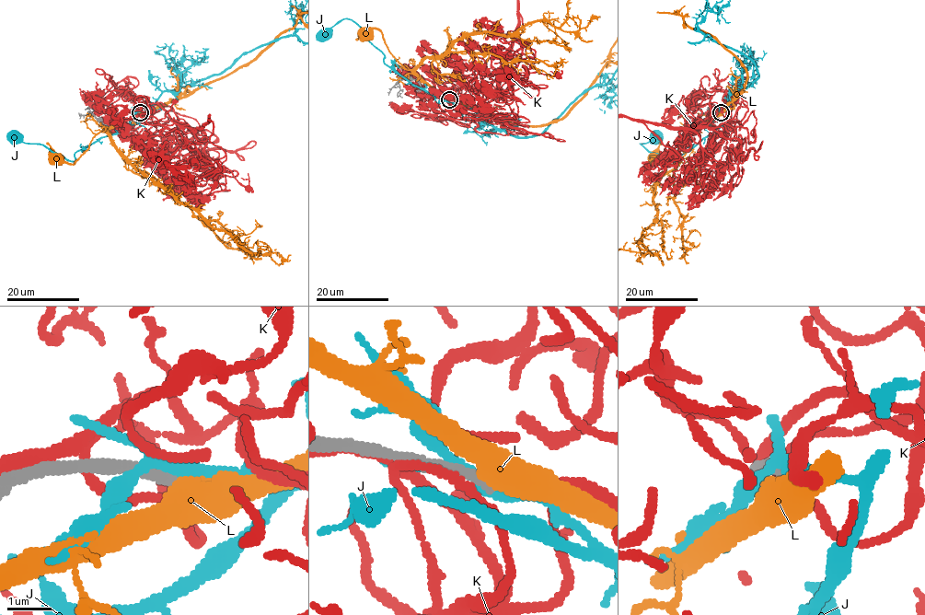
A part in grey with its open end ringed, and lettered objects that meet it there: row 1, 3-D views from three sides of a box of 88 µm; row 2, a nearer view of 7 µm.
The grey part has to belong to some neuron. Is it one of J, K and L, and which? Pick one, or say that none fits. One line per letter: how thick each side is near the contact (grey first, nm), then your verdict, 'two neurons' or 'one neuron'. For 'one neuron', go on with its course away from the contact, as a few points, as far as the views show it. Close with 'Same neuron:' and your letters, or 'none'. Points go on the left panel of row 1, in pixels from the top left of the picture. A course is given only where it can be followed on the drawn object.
J: 340/280 nm | two neurons
K: 260/200 nm | two neurons
L: 280/440 nm | two neurons
Same neuron: none

